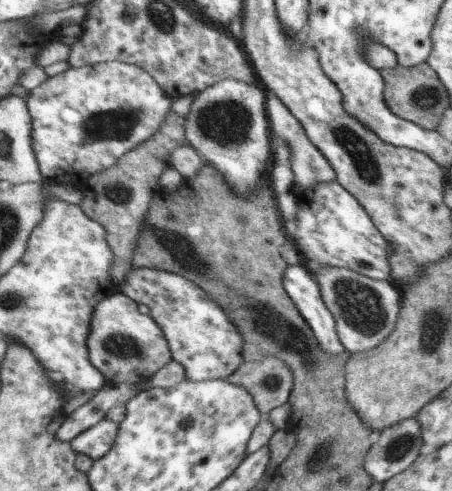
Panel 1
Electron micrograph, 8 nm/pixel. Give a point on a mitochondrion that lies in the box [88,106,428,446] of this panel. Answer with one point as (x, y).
(361, 307)

